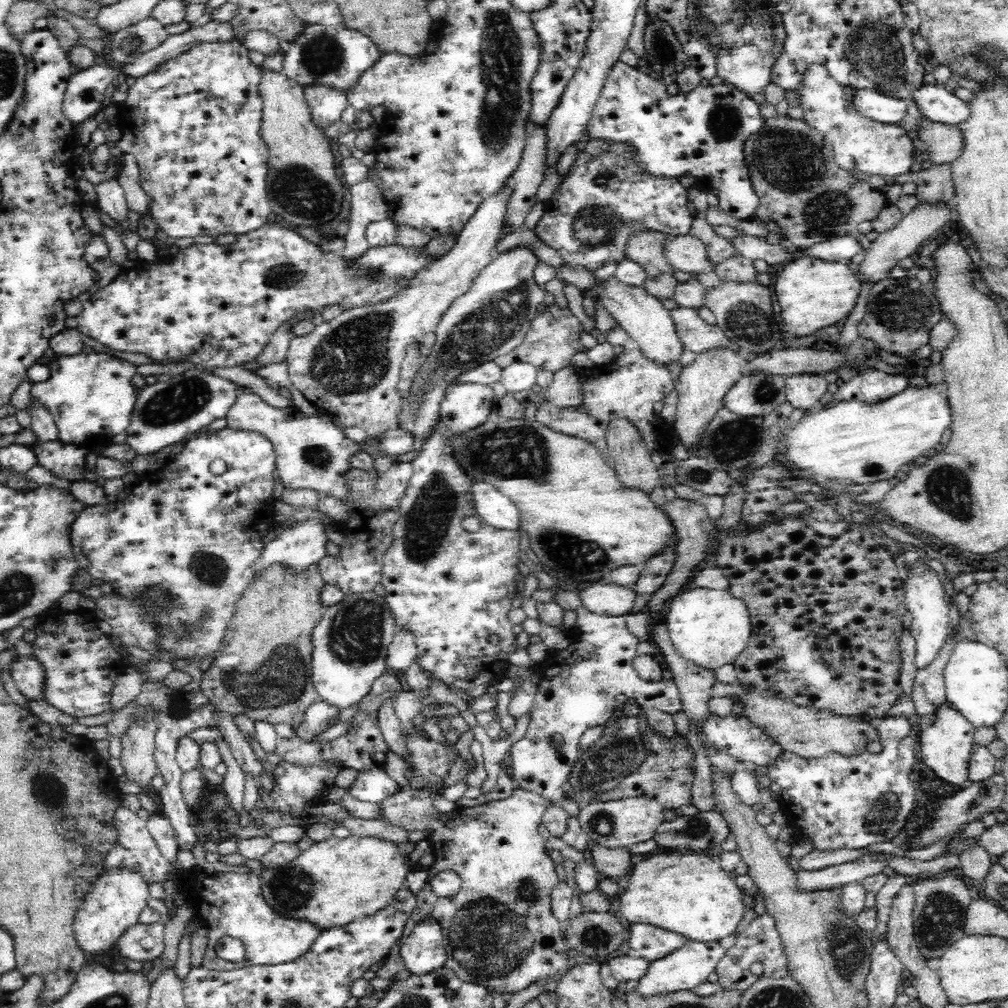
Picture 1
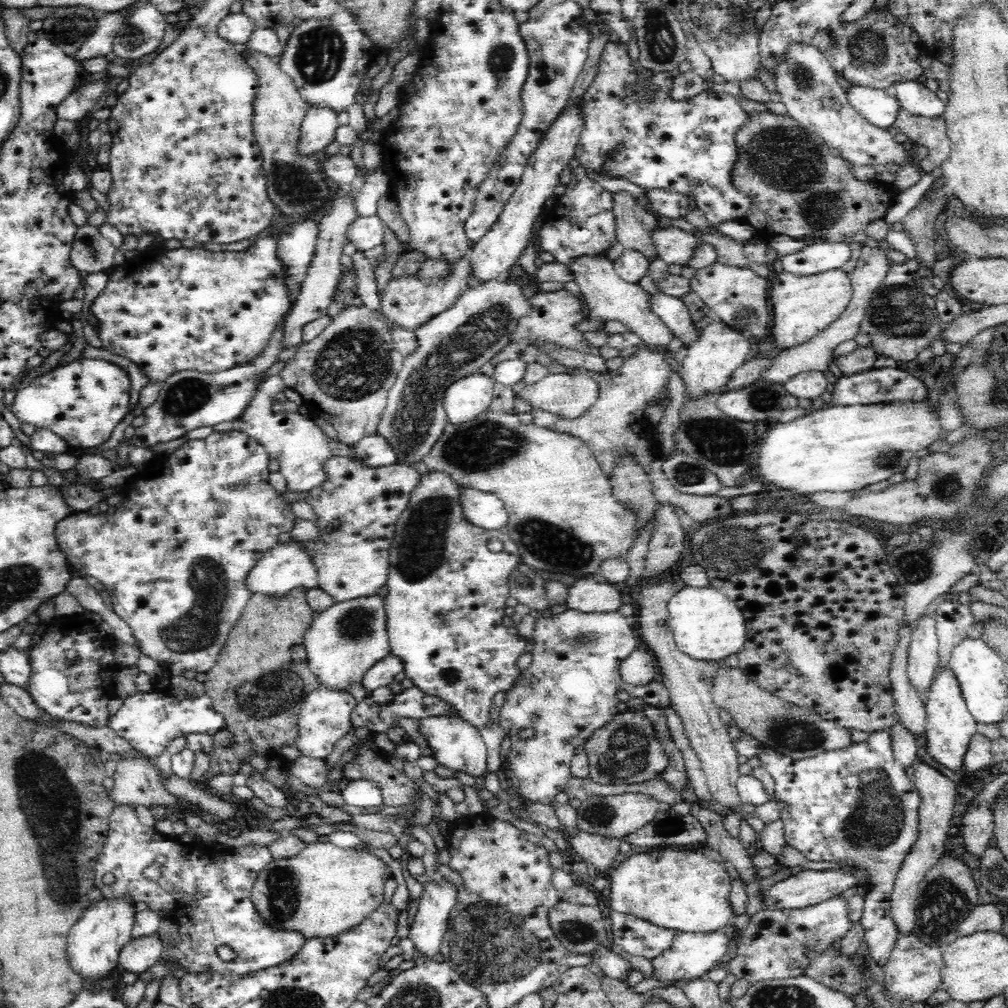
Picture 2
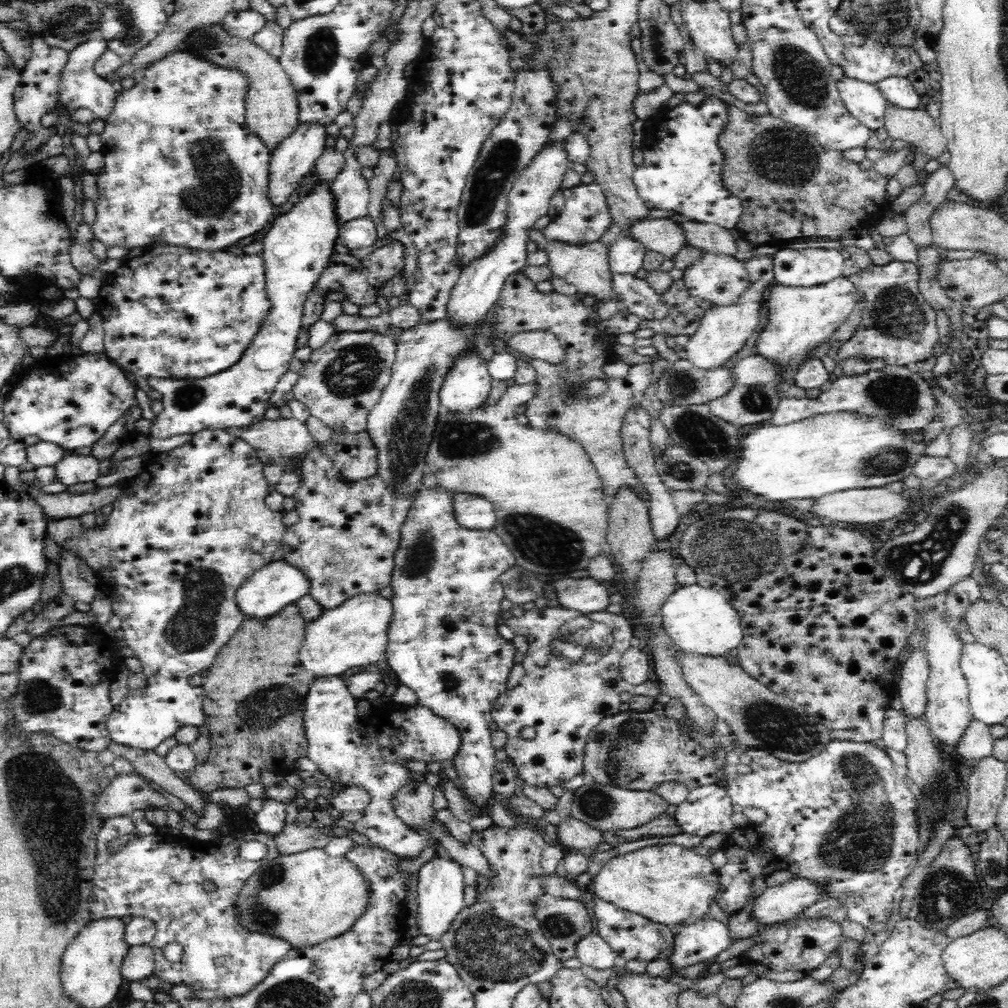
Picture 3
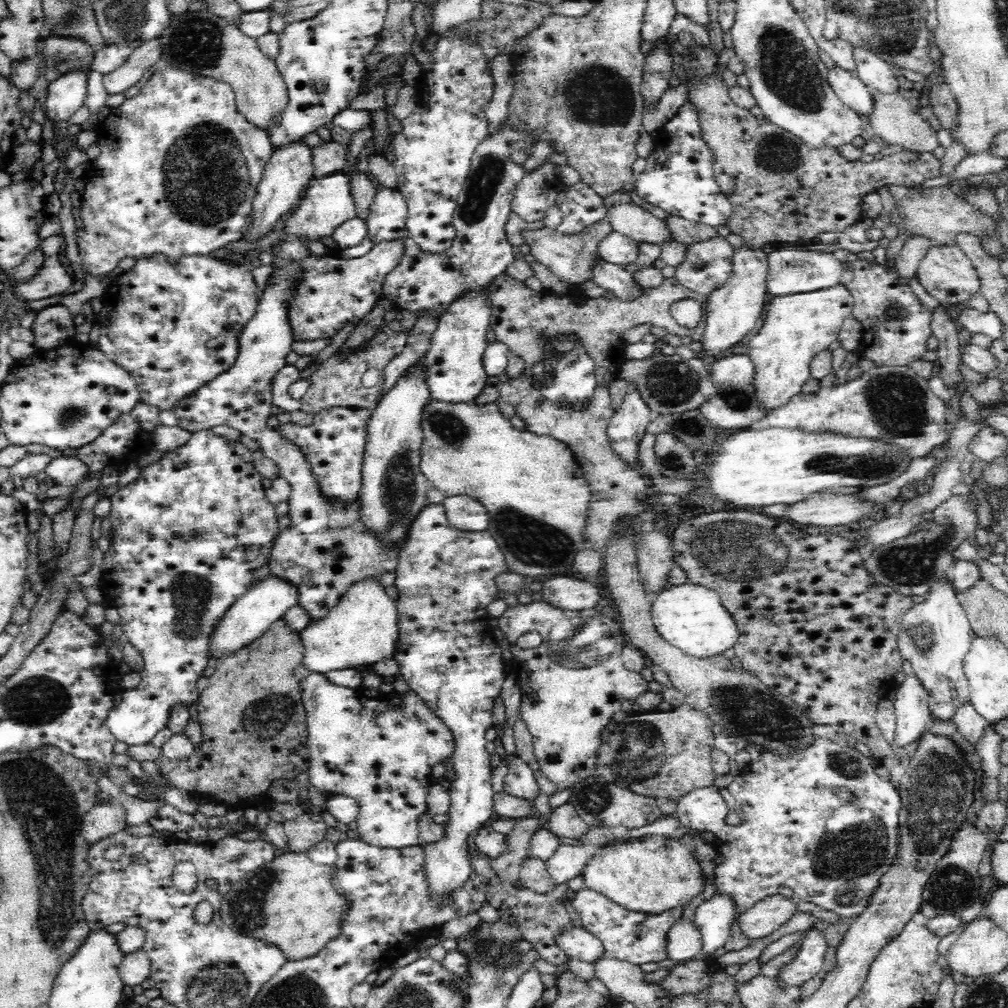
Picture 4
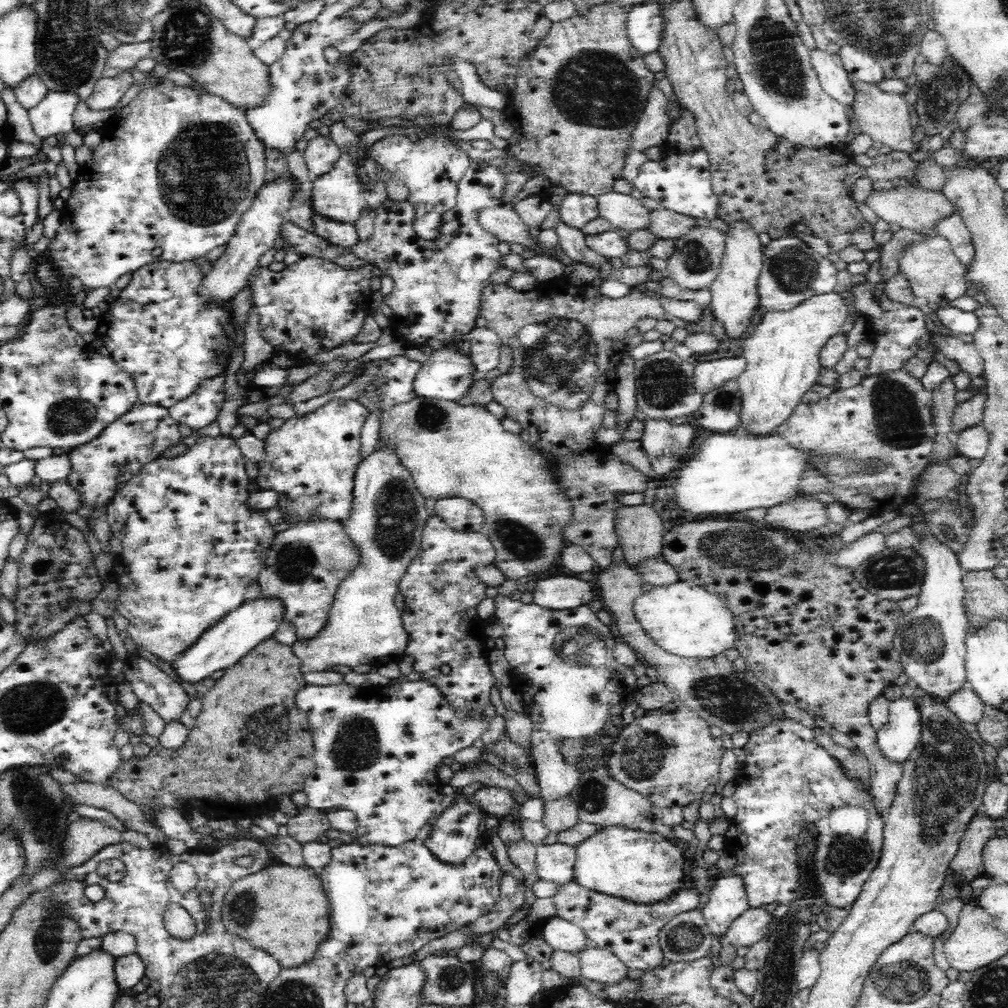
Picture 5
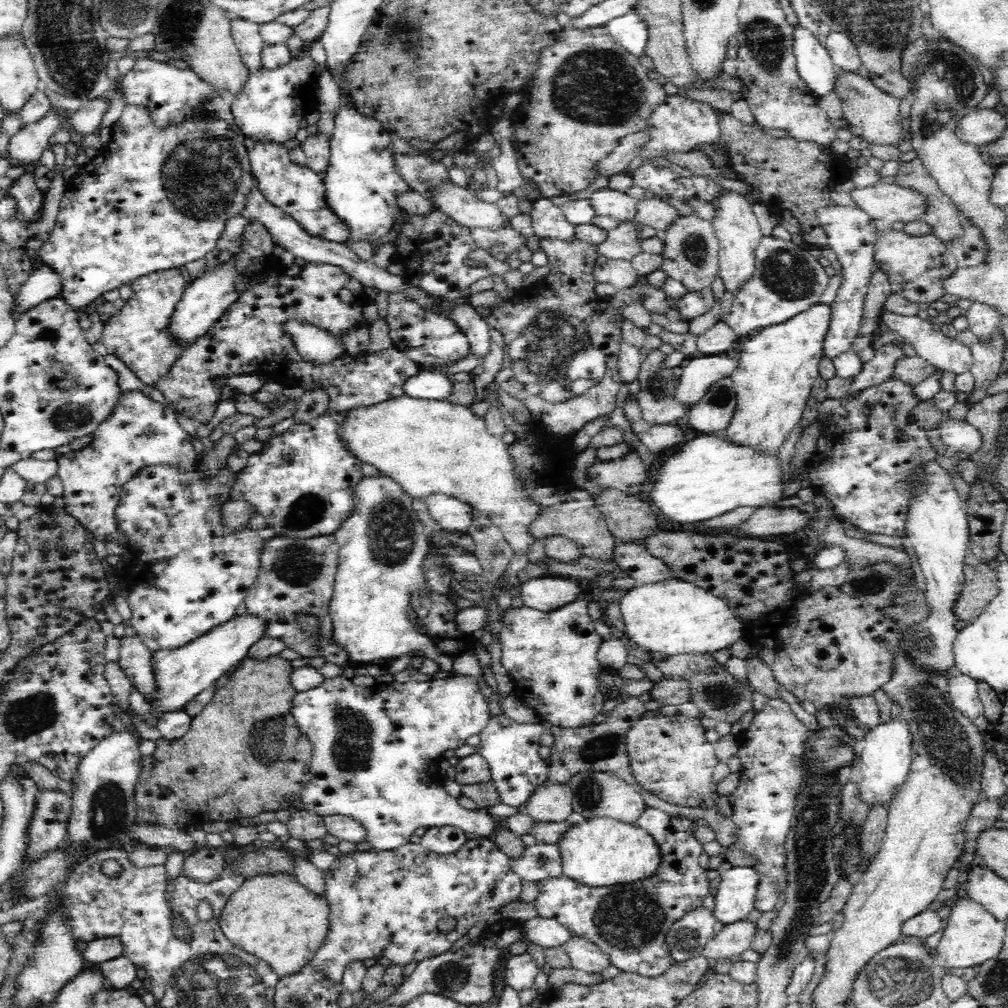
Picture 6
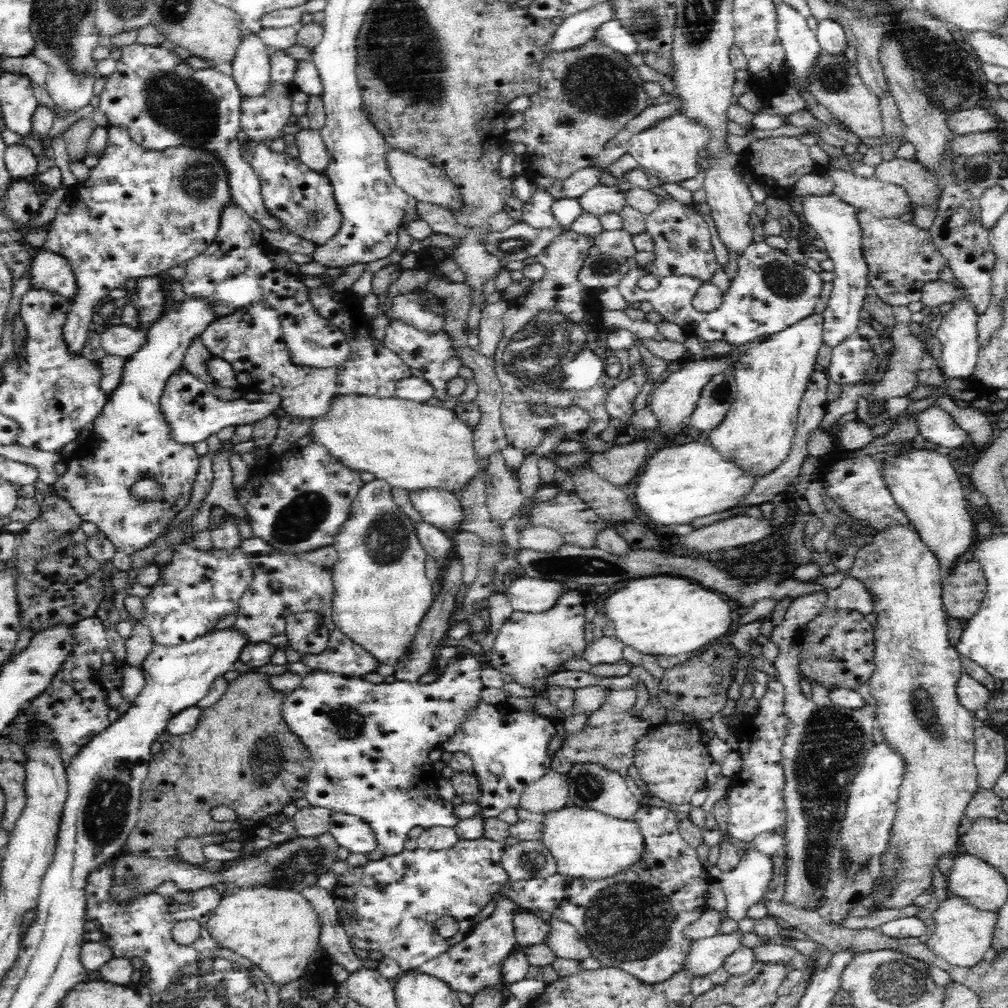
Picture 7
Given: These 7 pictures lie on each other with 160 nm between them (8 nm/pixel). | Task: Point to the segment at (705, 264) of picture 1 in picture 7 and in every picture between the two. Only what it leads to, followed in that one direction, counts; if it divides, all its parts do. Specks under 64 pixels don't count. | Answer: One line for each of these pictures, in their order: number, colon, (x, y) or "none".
2: (674, 246)
3: (662, 235)
4: (627, 218)
5: (623, 211)
6: (607, 202)
7: (602, 199)

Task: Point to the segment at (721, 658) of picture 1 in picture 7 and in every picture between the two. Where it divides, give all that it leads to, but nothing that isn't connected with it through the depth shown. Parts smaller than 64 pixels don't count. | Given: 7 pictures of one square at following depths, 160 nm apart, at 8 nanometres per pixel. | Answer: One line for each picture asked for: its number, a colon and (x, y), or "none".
2: (705, 624)
3: (700, 621)
4: (690, 617)
5: (686, 620)
6: (674, 617)
7: (661, 615)

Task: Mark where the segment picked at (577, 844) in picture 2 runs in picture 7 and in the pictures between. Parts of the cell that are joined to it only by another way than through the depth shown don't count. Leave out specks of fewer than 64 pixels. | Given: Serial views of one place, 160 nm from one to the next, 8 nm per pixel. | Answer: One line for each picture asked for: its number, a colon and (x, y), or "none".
3: (571, 833)
4: (565, 822)
5: (558, 815)
6: (549, 802)
7: (550, 792)

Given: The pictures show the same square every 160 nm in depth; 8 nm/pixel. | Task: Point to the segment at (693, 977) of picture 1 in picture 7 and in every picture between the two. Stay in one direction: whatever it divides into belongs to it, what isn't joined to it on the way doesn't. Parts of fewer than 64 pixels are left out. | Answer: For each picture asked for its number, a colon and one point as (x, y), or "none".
2: (693, 954)
3: (700, 941)
4: (714, 918)
5: (728, 900)
6: (735, 898)
7: (744, 886)

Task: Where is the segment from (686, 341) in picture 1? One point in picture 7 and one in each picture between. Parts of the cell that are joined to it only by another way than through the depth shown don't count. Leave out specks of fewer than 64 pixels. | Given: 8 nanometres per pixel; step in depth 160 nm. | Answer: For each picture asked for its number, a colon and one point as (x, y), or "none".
2: (673, 312)
3: (636, 295)
4: (614, 278)
5: (571, 240)
6: (548, 221)
7: (537, 212)

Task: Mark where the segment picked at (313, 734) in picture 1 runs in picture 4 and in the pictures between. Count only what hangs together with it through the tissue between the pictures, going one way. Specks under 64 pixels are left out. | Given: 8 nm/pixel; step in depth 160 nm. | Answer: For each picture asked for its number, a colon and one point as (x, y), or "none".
2: (325, 714)
3: (362, 755)
4: (385, 766)

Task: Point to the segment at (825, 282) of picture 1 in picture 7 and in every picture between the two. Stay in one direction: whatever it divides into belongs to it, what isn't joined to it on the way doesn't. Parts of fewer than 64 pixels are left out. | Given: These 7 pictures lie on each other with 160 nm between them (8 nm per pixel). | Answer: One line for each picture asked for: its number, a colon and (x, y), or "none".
2: (803, 305)
3: (800, 319)
4: (797, 327)
5: (782, 352)
6: (777, 367)
7: (757, 433)

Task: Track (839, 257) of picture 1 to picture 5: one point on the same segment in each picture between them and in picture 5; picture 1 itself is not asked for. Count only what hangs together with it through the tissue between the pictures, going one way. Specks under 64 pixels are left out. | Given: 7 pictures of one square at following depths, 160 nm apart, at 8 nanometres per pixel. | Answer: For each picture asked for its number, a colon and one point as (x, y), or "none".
2: (813, 258)
3: (808, 267)
4: (791, 271)
5: (792, 272)

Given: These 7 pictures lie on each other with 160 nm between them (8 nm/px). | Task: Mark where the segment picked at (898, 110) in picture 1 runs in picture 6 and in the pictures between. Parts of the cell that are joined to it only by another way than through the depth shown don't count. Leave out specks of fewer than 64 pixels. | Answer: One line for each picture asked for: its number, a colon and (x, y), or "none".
2: (878, 108)
3: (864, 101)
4: (851, 91)
5: (835, 81)
6: (815, 66)

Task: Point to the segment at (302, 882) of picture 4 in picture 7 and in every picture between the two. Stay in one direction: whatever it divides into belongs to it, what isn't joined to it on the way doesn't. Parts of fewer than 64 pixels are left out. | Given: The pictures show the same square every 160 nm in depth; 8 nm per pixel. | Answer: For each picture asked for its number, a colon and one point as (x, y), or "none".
5: (283, 910)
6: (274, 918)
7: (277, 929)

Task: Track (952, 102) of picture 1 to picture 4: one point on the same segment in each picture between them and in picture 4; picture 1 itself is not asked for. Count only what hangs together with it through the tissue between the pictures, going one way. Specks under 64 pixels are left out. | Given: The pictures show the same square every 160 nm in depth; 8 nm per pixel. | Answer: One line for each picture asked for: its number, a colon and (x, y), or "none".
2: (913, 96)
3: (898, 90)
4: (877, 74)

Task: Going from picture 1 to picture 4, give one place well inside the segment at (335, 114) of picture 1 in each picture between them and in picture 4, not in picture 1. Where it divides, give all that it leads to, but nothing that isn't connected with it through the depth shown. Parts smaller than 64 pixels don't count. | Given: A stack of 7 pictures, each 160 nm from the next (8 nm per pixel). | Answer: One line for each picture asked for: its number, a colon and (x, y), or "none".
2: (318, 128)
3: (293, 158)
4: (289, 169)

